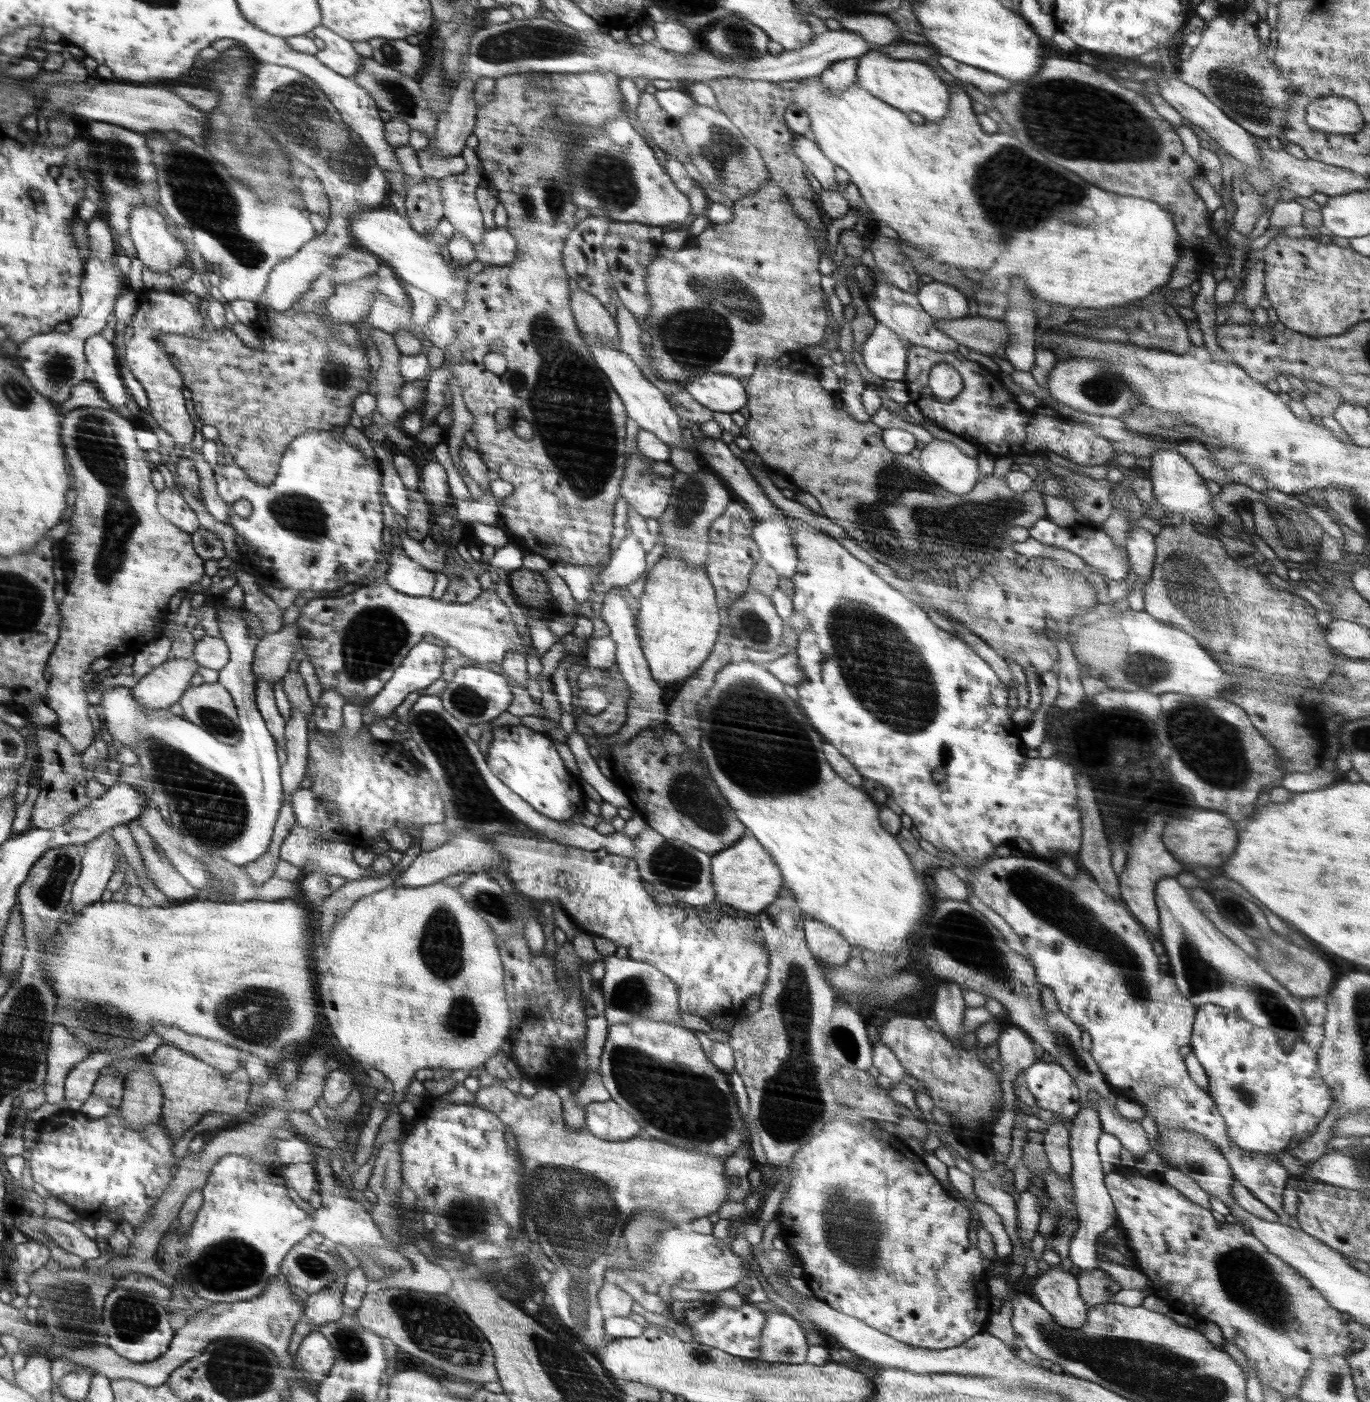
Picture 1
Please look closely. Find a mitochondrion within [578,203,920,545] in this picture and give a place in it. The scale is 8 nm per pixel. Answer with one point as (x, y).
(697, 337)

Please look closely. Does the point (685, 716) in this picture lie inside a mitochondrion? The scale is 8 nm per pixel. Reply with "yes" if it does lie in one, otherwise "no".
no

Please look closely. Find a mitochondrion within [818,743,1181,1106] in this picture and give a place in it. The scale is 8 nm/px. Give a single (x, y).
(1047, 902)

